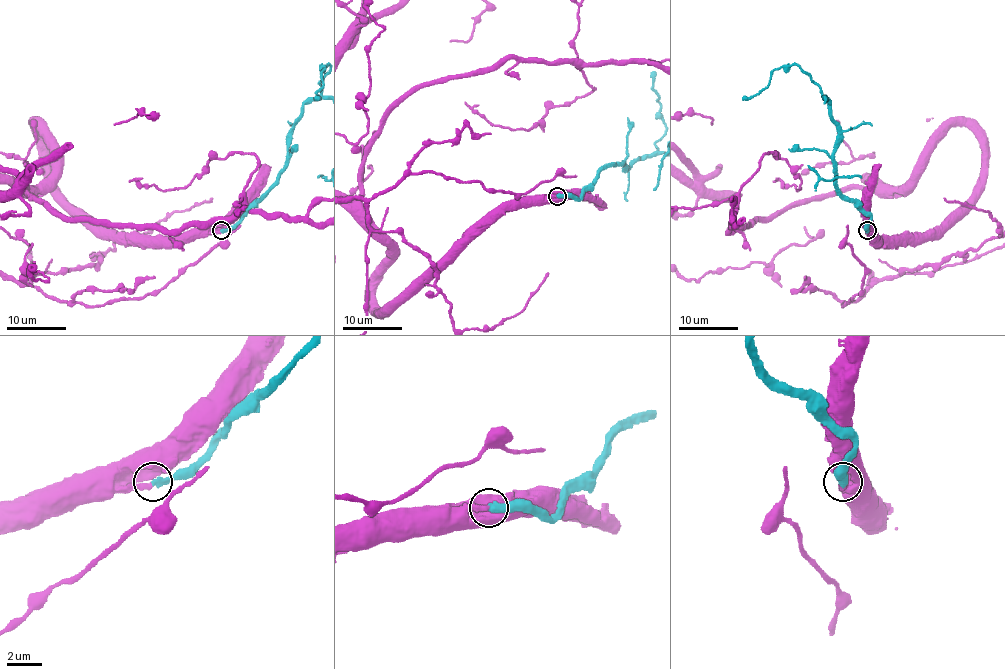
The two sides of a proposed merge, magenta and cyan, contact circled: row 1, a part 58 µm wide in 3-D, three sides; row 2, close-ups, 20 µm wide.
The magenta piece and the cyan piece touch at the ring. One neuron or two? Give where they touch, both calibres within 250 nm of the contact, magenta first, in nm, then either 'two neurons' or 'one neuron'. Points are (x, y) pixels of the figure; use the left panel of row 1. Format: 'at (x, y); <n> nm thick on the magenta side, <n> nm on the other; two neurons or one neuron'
at (221, 230); 280 nm thick on the magenta side, 400 nm on the other; two neurons

